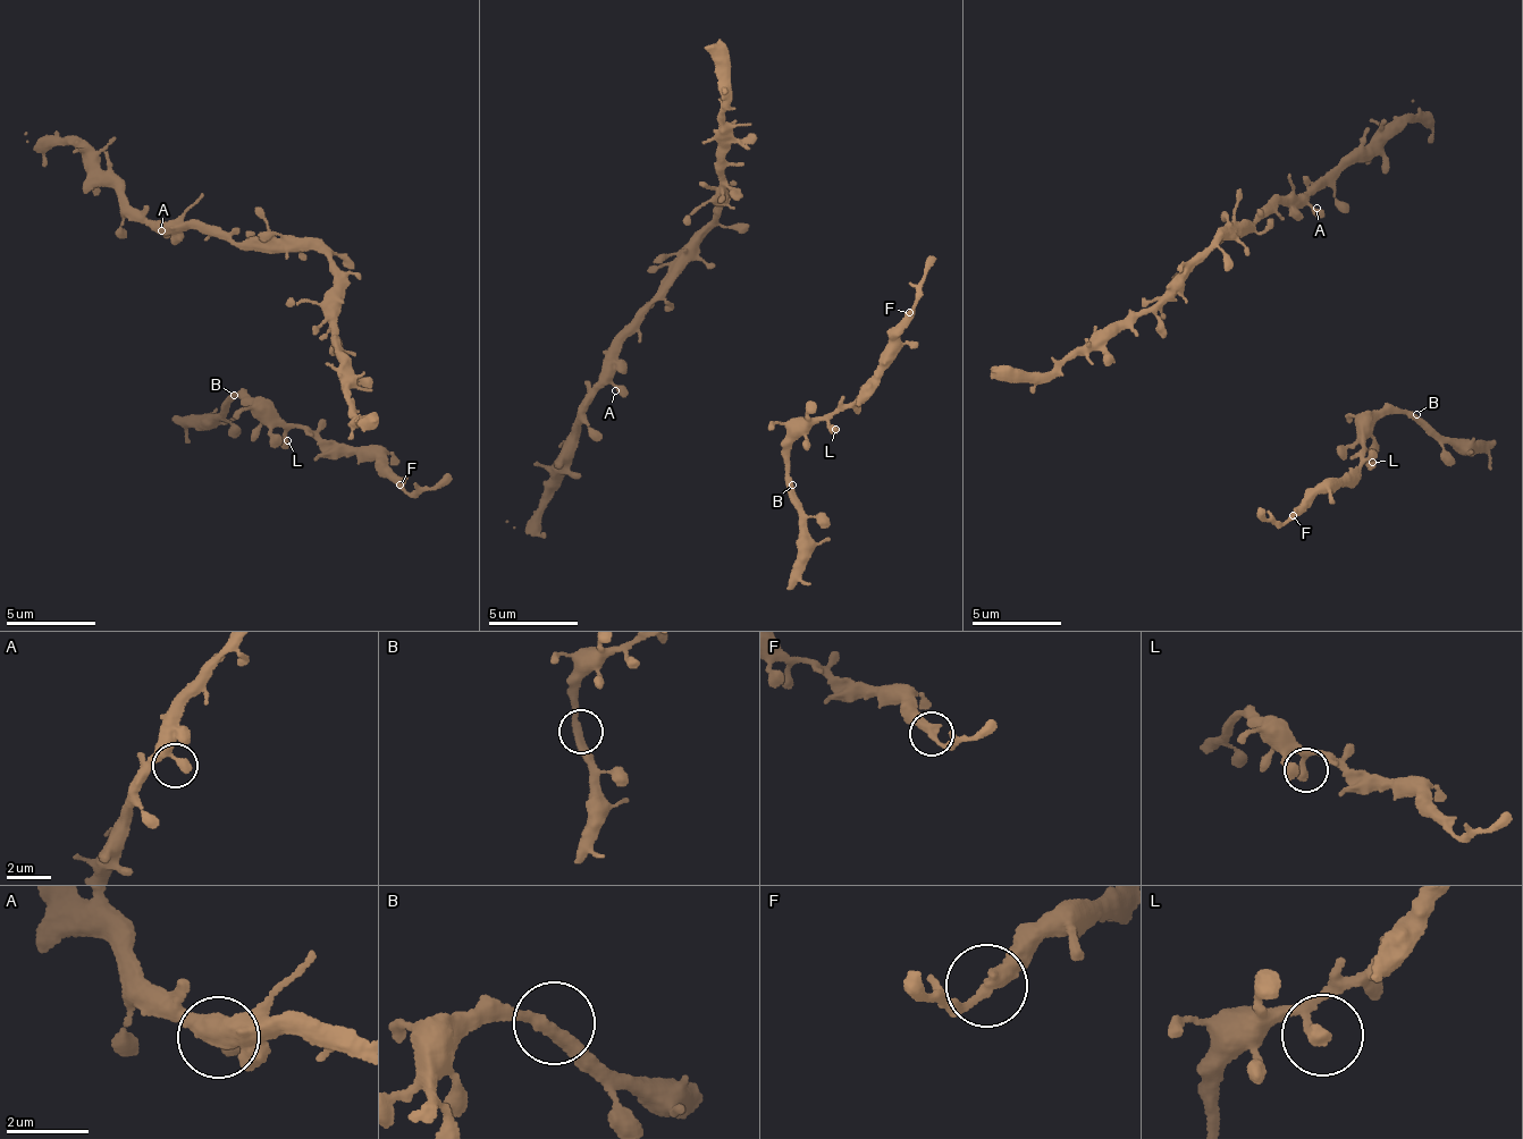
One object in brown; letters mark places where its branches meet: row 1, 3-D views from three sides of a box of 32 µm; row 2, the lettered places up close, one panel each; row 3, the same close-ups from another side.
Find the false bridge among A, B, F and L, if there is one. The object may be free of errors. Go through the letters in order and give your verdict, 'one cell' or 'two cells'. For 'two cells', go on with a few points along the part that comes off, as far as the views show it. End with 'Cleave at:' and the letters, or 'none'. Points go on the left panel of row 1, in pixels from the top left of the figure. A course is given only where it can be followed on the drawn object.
A: one cell
B: one cell
F: one cell
L: one cell
Cleave at: none

